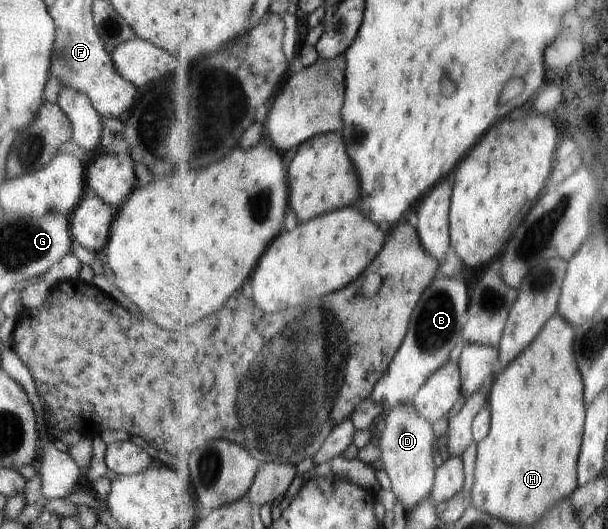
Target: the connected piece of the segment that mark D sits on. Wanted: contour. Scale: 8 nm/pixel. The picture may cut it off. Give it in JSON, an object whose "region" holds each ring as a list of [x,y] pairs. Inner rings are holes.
{"region":[[[403,403],[389,409],[384,415],[386,427],[380,437],[379,445],[383,451],[384,469],[392,480],[392,489],[399,500],[409,511],[417,509],[423,501],[429,501],[434,495],[436,476],[438,475],[435,452],[437,435],[433,424],[419,413],[415,403]]]}

